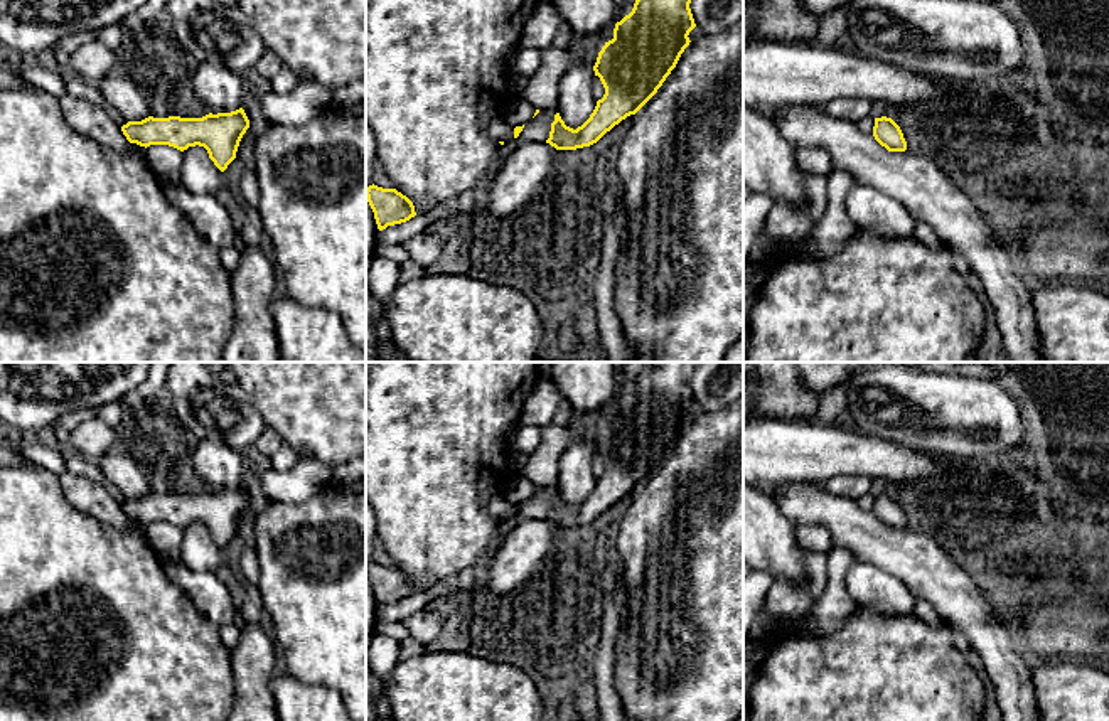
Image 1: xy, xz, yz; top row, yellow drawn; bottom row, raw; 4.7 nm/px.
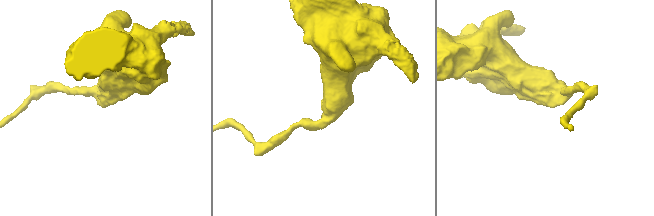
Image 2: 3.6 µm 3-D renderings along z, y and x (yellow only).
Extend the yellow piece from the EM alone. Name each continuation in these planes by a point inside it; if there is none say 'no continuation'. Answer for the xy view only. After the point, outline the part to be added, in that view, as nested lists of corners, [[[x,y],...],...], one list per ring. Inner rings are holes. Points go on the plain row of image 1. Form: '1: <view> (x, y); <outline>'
no continuation

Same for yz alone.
no continuation

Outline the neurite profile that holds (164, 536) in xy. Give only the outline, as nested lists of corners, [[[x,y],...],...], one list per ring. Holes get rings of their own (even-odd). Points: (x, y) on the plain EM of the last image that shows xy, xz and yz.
[[[150,522],[145,536],[157,551],[174,554],[182,539],[182,529],[169,522]]]

